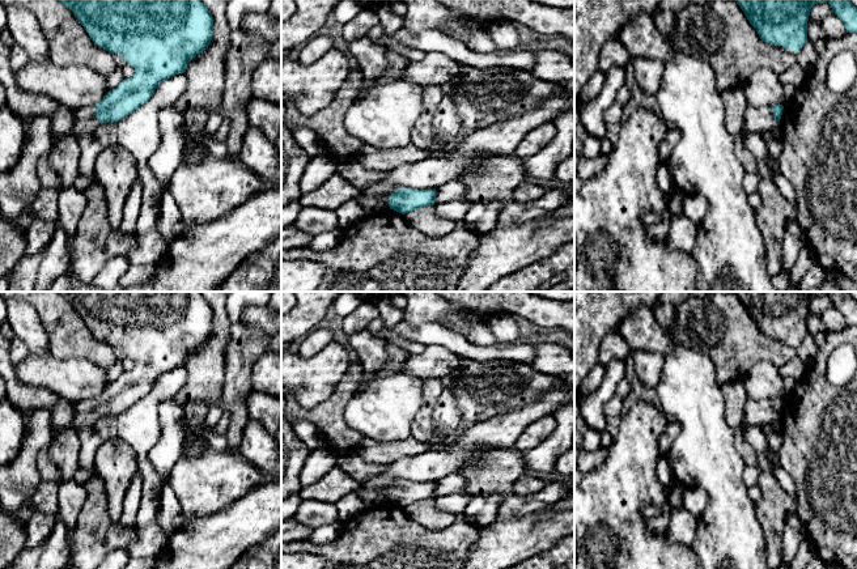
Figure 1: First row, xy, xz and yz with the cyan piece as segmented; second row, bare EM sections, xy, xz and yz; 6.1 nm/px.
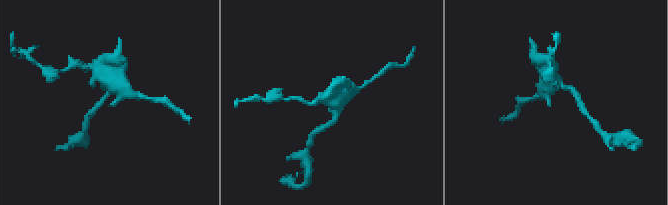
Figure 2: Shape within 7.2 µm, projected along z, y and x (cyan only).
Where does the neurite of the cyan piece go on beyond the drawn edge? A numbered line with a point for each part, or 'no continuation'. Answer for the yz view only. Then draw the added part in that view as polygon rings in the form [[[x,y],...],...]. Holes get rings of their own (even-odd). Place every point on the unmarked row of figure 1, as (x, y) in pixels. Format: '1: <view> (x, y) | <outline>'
1: yz (758, 413) | [[[748,399],[744,405],[744,422],[761,429],[764,425],[777,422],[780,415],[773,411],[772,399]]]

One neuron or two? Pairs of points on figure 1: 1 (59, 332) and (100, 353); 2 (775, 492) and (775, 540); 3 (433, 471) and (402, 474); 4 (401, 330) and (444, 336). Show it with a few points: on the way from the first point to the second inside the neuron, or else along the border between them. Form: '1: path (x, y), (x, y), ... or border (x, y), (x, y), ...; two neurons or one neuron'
1: path (69, 336), (89, 347); one neuron
2: path (775, 504), (775, 529); one neuron
3: path (425, 471), (410, 471); one neuron
4: path (411, 334), (433, 334); one neuron

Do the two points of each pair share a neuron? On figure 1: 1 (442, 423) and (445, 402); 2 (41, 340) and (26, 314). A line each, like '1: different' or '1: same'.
1: same
2: same

